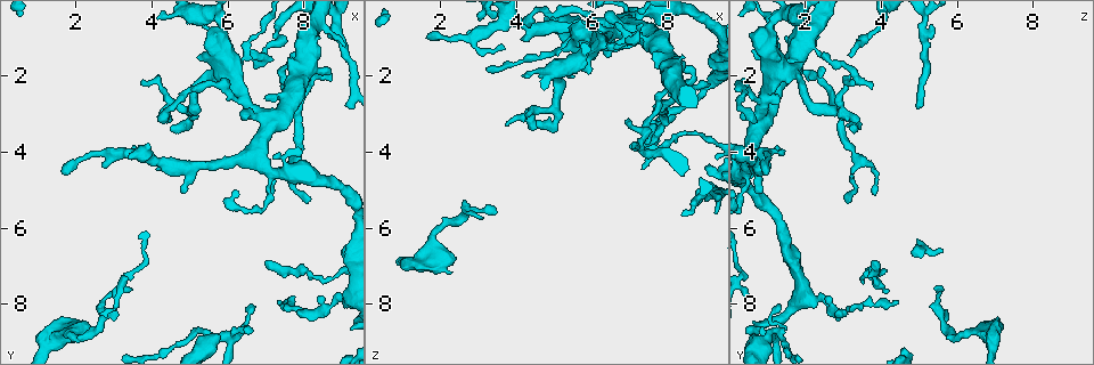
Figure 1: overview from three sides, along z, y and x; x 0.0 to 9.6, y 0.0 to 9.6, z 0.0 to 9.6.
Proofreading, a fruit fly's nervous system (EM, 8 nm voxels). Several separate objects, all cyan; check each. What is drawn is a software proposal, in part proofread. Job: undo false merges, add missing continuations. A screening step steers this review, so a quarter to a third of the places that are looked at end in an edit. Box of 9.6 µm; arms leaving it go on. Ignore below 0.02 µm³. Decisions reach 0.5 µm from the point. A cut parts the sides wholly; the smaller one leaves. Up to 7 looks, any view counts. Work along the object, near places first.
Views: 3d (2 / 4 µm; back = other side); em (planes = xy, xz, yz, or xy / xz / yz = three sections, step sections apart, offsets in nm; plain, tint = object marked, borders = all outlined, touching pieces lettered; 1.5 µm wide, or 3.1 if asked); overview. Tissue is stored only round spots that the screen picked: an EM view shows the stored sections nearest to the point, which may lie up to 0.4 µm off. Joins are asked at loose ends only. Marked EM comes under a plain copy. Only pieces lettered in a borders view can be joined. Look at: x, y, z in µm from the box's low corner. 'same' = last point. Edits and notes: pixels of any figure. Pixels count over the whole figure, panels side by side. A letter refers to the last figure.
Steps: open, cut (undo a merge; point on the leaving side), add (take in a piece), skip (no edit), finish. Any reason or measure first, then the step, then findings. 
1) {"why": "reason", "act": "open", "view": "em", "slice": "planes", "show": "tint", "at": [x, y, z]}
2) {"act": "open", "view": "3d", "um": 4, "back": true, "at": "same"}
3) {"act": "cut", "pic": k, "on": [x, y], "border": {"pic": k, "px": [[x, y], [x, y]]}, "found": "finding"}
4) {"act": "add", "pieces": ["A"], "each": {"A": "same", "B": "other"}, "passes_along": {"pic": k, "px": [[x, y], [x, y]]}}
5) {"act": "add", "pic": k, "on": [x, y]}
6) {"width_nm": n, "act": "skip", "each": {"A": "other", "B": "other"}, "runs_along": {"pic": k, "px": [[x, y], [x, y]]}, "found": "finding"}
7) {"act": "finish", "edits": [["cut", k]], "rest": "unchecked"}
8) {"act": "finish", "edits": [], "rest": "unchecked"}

{"why": "long arm stops here", "act": "open", "view": "em", "slice": "planes", "show": "borders", "at": [4.35, 3.20, 0.70]}

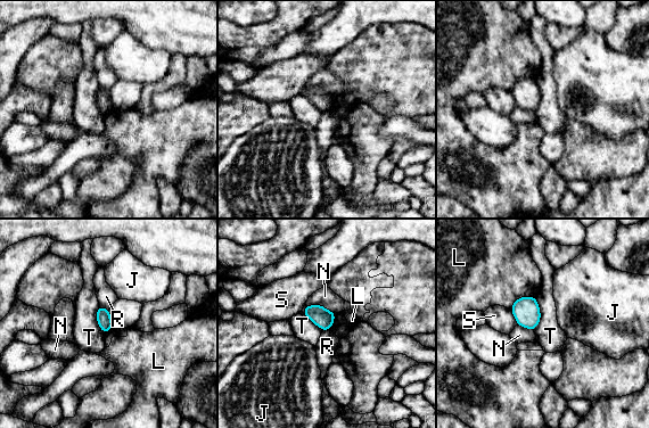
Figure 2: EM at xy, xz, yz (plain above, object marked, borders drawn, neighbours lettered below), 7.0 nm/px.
{"act": "skip", "each": {"J": "other", "L": "other", "N": "other", "R": "other", "S": "other", "T": "other"}, "border": {"pic": 2, "px": [[99, 304], [108, 310]]}, "found": "no lettered piece goes on from it"}

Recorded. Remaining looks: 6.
{"why": "thin end", "act": "open", "view": "em", "slice": "xy", "step": 8, "show": "tint", "at": [1.65, 4.55, 0.95]}

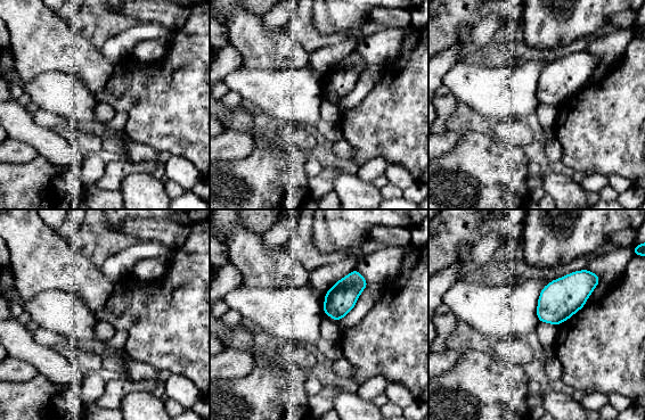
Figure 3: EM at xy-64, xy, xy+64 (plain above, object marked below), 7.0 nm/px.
{"act": "open", "view": "em", "slice": "planes", "show": "borders", "at": "same"}

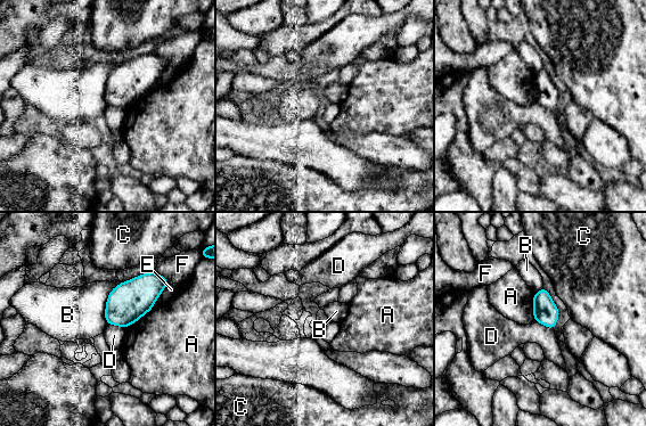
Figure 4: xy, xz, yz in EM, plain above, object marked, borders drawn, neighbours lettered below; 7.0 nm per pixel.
{"longest_contact_nm": ["B", 320], "act": "skip", "each": {"A": "other", "B": "other", "C": "other", "D": "other", "E": "other", "F": "other"}, "border": {"pic": 4, "px": [[120, 283], [107, 298], [106, 324]]}, "found": "none of them fits"}

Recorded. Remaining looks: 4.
{"why": "branch point", "act": "open", "view": "3d", "um": 2, "at": [4.95, 2.90, 2.80]}

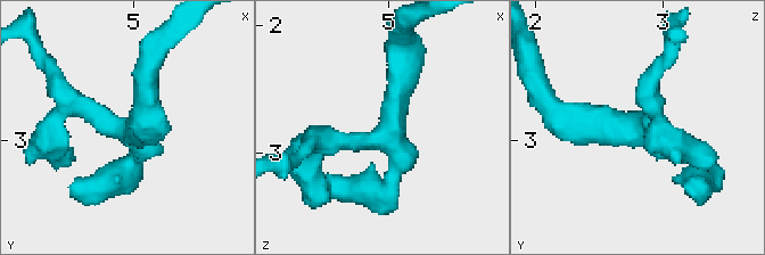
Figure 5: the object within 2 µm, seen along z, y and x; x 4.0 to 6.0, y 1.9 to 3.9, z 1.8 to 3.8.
{"why": "shape alone is not enough", "act": "open", "view": "em", "slice": "yz", "step": 8, "show": "tint", "at": [4.96, 2.90, 2.84]}

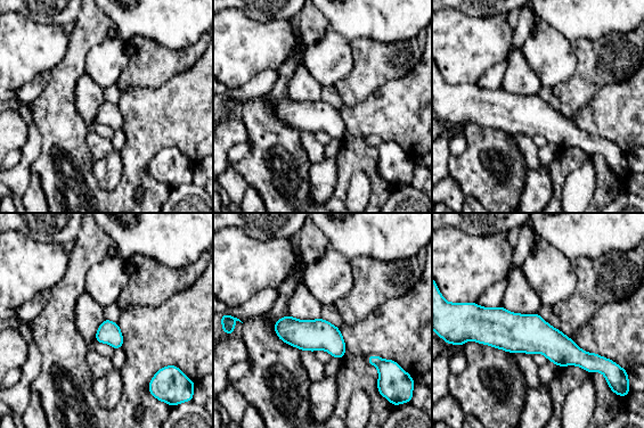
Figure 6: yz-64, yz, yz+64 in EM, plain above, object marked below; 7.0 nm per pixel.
{"act": "open", "view": "em", "slice": "planes", "show": "borders", "at": "same"}

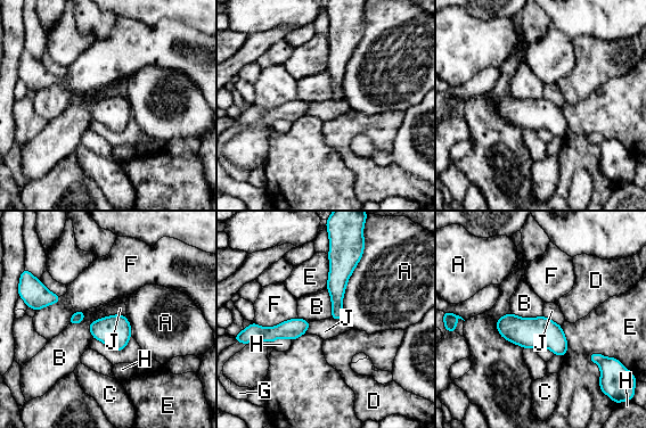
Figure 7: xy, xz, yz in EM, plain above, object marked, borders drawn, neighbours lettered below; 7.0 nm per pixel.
{"act": "skip", "each": {"A": "other", "B": "other", "C": "other", "D": "other", "E": "other", "F": "other", "G": "other", "H": "other", "J": "other"}, "border": {"pic": 7, "px": [[512, 312], [526, 318], [542, 315]]}, "found": "all the same neuron"}

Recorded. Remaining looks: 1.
{"act": "finish", "edits": [], "rest": "unchecked"}

